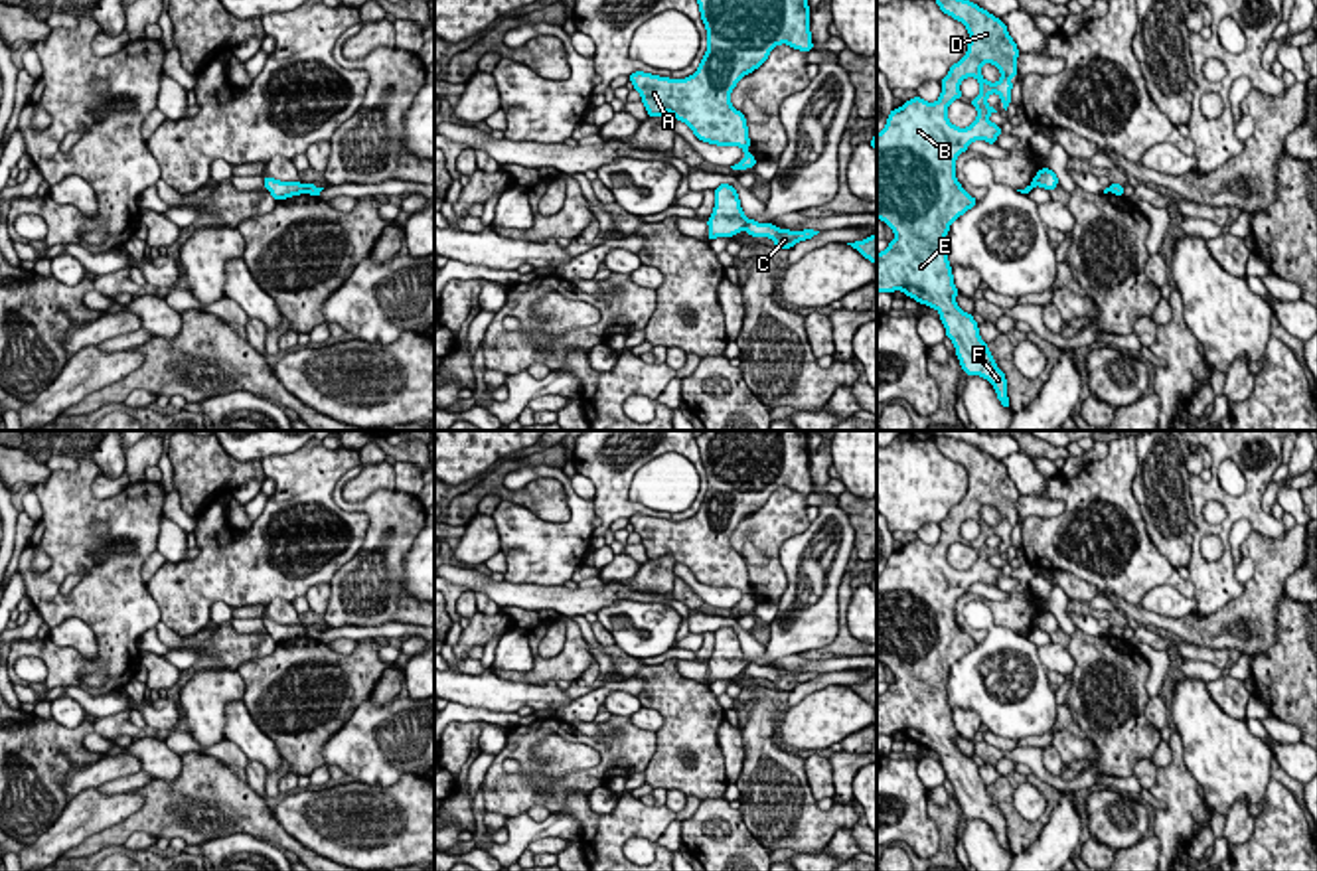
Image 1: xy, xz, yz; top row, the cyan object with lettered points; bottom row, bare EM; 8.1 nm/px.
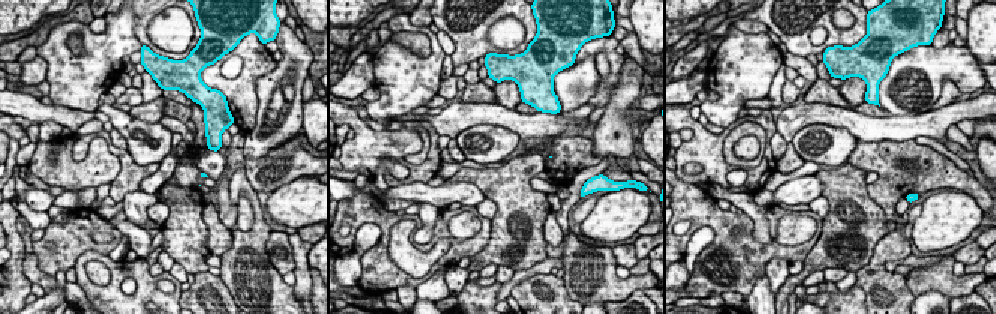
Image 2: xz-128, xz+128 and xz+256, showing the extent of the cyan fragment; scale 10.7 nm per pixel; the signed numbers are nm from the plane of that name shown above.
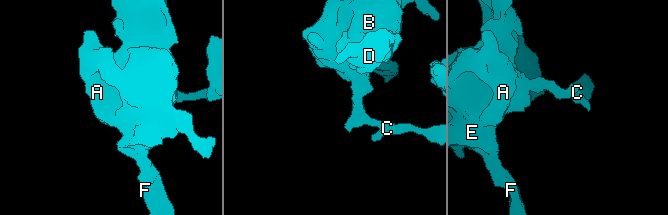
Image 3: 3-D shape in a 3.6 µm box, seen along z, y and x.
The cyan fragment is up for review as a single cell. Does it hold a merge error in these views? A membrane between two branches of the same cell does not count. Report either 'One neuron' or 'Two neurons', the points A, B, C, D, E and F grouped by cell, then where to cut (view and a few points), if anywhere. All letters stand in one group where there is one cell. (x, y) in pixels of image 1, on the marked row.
Two neurons. Groups: A B D E F / C. Split along xz (749, 222), (743, 228)

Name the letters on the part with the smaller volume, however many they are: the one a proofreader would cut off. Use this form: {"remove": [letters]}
{"remove": ["C"]}

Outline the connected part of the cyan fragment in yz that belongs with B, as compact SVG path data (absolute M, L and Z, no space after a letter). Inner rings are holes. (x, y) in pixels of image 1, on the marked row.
M936 0L936 4L944 14L966 26L969 43L966 55L954 63L948 75L940 81L942 93L936 103L926 103L916 95L902 107L892 109L885 128L877 134L877 219L885 221L894 233L889 247L877 253L877 294L902 290L916 302L936 308L946 328L946 336L954 342L956 356L966 375L987 379L1001 405L1011 409L1005 373L997 367L987 344L981 340L977 330L979 324L956 304L960 292L954 284L948 261L946 235L950 225L977 203L977 199L958 182L956 160L973 140L995 144L1001 134L1001 126L987 119L991 113L997 113L987 105L987 97L997 93L1007 111L1013 89L1009 79L1017 77L1015 61L1019 49L1003 20L977 4L969 0ZM983 63L991 63L1001 71L997 83L989 83L981 77ZM966 77L977 79L981 91L969 101L977 109L975 120L968 128L960 128L948 120L948 107L952 101L962 99L960 83Z

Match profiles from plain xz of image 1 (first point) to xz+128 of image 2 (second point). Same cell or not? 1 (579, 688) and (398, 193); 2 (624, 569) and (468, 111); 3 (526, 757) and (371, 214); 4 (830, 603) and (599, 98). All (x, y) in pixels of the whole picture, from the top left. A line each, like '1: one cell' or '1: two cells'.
1: two cells
2: two cells
3: one cell
4: two cells

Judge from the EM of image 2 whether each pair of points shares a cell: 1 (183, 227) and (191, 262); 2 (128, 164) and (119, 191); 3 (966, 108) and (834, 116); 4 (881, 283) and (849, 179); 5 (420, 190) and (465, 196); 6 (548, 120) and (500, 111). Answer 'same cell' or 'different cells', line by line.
1: same cell
2: same cell
3: same cell
4: different cells
5: same cell
6: same cell

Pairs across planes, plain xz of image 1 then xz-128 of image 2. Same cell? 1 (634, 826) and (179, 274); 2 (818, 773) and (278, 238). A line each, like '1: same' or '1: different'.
1: different
2: same

